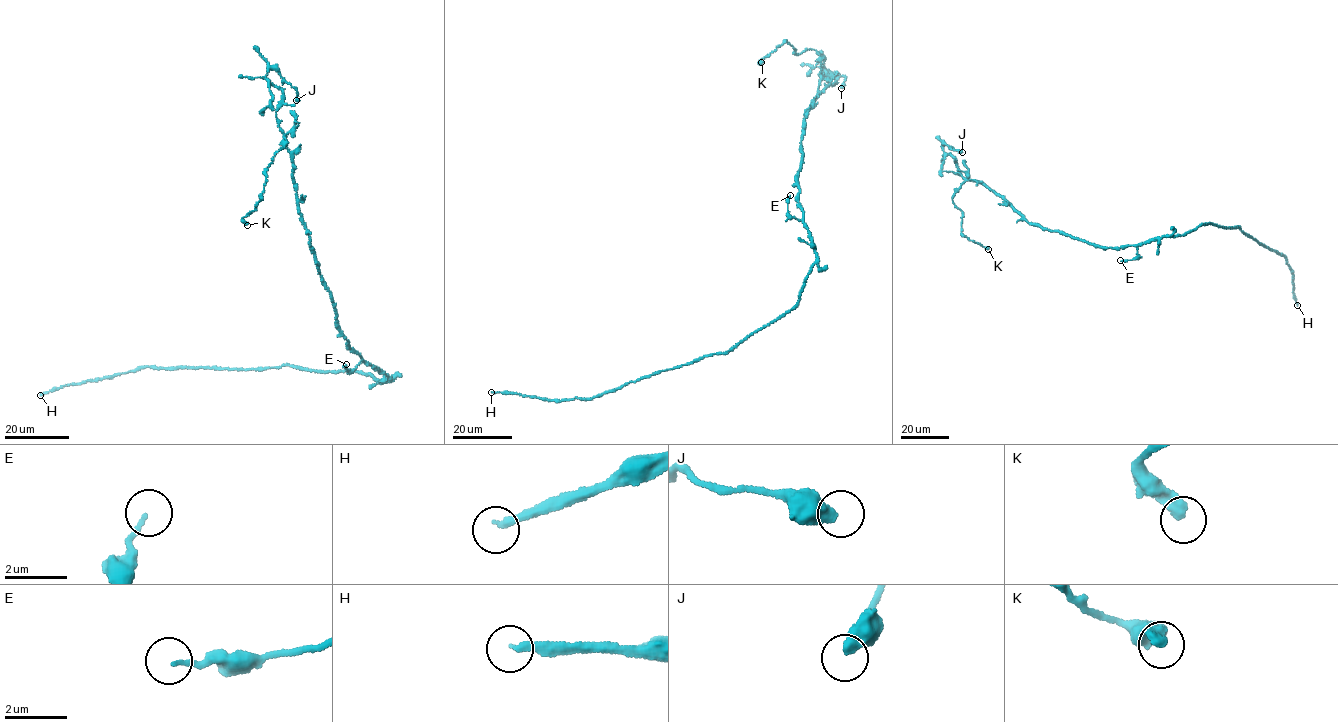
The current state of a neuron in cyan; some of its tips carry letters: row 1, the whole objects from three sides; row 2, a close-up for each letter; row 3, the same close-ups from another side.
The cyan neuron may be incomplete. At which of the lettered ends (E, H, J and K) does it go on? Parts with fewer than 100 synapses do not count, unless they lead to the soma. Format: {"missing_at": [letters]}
{"missing_at": ["H"]}

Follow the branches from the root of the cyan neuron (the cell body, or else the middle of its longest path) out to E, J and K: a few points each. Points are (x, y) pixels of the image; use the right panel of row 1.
E: (1155, 238), (1137, 246), (1135, 258), (1120, 260)
J: (1155, 238), (1105, 248), (1031, 224), (982, 183), (963, 177), (957, 161), (944, 152), (943, 144), (962, 152)
K: (1155, 238), (1095, 246), (1031, 224), (982, 183), (966, 180), (952, 198), (962, 211), (962, 233), (988, 249)

